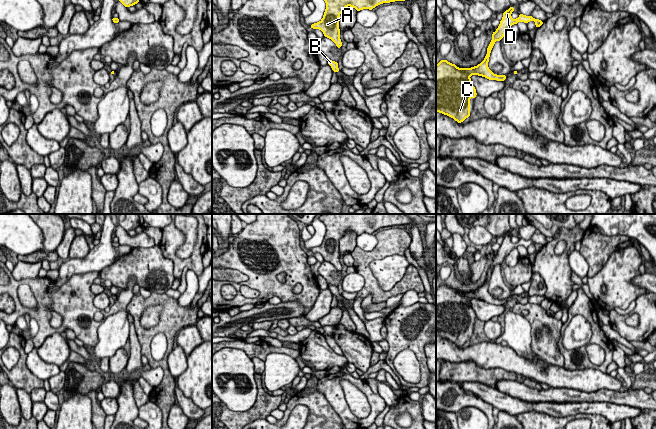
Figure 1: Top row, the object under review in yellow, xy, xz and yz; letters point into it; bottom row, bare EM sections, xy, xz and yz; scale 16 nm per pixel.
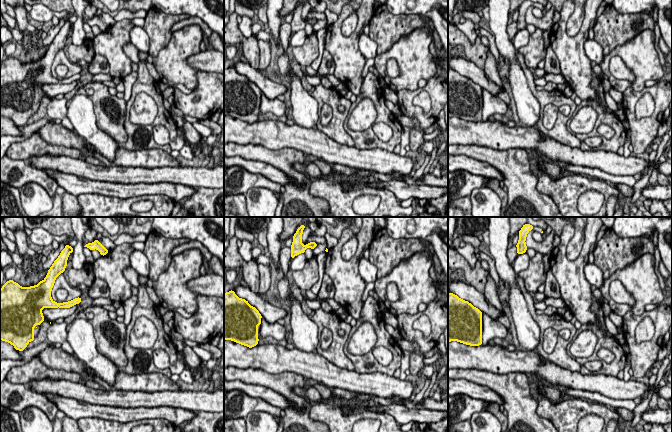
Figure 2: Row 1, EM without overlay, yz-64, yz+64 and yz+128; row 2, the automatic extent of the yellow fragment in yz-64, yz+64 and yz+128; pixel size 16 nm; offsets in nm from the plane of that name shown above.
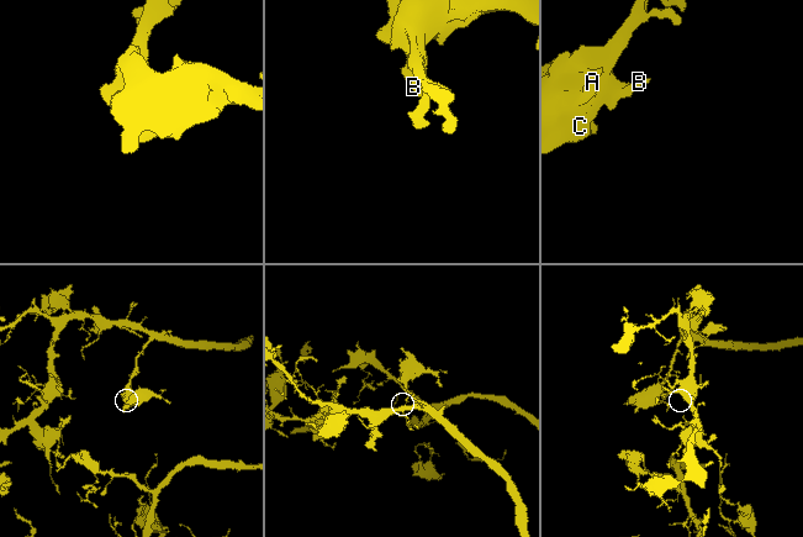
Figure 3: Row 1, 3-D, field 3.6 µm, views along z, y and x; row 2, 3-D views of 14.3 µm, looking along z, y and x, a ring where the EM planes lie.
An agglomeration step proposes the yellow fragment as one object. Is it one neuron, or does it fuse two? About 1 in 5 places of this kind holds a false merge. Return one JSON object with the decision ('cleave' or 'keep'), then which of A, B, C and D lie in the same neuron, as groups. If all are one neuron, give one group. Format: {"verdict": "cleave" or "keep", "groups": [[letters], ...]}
{"verdict": "keep", "groups": [["A", "B", "C", "D"]]}

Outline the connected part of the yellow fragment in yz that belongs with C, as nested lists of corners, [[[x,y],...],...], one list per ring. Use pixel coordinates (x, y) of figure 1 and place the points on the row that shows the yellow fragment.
[[[511,6],[503,13],[503,18],[487,48],[485,59],[475,67],[459,68],[447,60],[441,60],[436,65],[436,112],[440,112],[453,118],[458,123],[470,117],[470,99],[475,98],[476,89],[471,83],[470,76],[475,74],[489,80],[504,81],[505,75],[496,75],[488,68],[488,62],[494,43],[504,37],[504,34],[513,24],[522,21],[525,24],[533,20],[537,28],[543,21],[520,14],[517,19],[511,17],[514,8]]]

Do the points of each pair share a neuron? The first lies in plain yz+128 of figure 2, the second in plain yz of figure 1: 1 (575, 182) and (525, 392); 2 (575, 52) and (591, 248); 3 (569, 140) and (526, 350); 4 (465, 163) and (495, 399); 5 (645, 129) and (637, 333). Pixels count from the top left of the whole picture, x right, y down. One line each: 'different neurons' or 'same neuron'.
1: different neurons
2: different neurons
3: different neurons
4: same neuron
5: same neuron

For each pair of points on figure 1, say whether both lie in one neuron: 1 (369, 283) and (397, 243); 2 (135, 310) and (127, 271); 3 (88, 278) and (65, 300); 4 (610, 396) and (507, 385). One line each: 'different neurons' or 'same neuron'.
1: same neuron
2: different neurons
3: same neuron
4: same neuron

